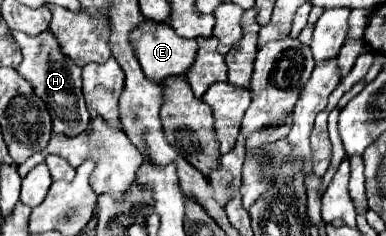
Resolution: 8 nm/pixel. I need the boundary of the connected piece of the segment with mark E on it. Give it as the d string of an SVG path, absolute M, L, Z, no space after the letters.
M142 21L142 25L134 29L134 53L138 53L138 63L142 65L142 71L146 73L146 77L160 83L162 79L172 75L176 77L186 75L186 71L190 69L196 57L196 41L178 37L168 23L154 25L154 21Z

